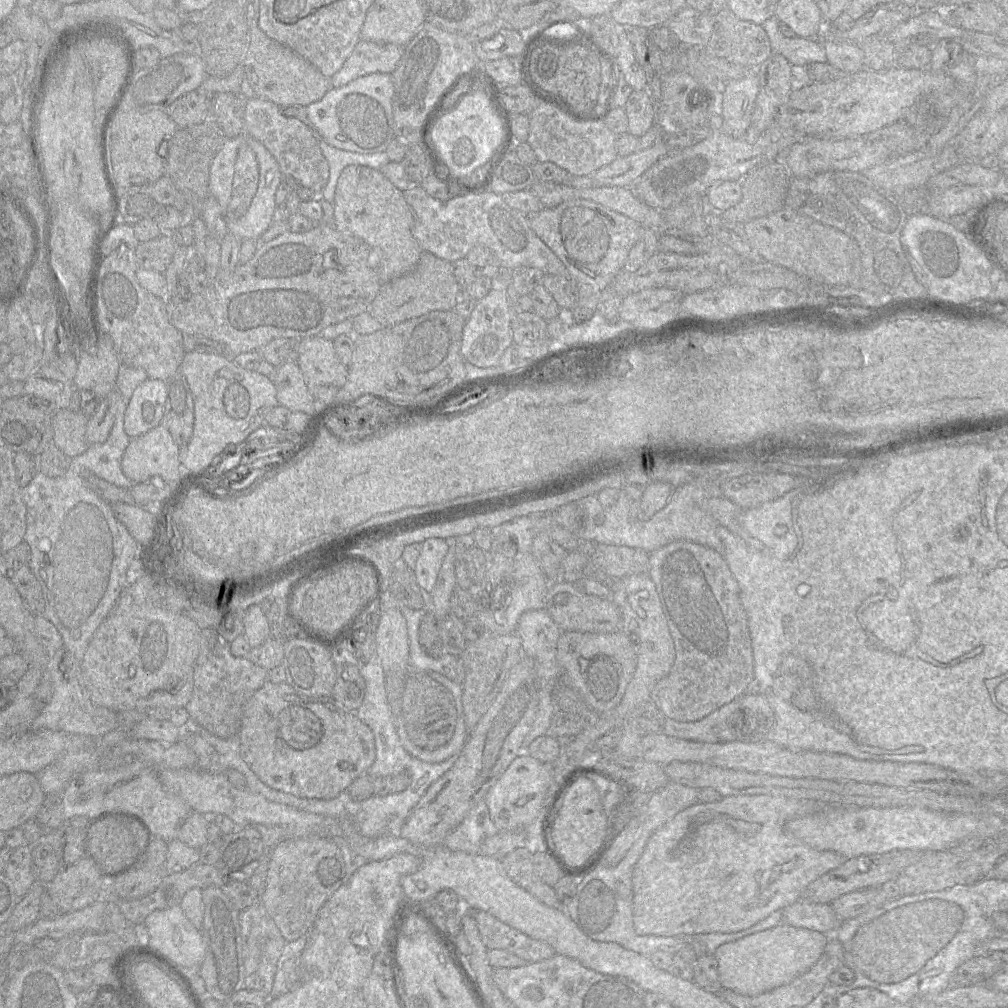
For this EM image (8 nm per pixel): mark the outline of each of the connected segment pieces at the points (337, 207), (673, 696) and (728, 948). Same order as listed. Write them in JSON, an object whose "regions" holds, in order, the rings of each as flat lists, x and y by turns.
{"regions":[[[364,166,344,168,336,185,333,207,335,229,361,239,371,248,368,265,378,274,382,284,409,274,416,268,423,251,412,234,412,210,405,201,403,192,392,185,380,170]],[[686,540,649,553,648,575,655,584,675,648,671,670,655,685,650,700,666,718,701,720,742,696,754,678,748,621,738,584,723,555]],[[783,923,774,928,724,943,714,952,714,957,718,962,718,975,722,989,729,989,745,996,756,996,786,985,816,964,825,950,828,939,829,935,825,933,806,928,796,928]]]}

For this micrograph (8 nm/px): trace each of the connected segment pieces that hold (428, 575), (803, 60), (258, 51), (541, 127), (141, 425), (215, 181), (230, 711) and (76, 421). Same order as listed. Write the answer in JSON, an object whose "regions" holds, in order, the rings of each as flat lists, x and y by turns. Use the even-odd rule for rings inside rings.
{"regions":[[[429,538,422,542,421,552,413,570,419,586,431,593,442,565,450,549,451,541]],[[776,15,761,24,768,35,773,53,783,55,796,69,802,69,811,63,828,61,823,35,787,38,781,32,781,24]],[[258,17,250,18,250,46,244,73,255,95,279,107,303,106,321,100,332,88,330,78,290,48,269,38,259,27]],[[538,103,528,116,529,134,526,142,533,149,538,162,552,162,570,175,591,176,618,157,618,135,611,131,604,121,576,122,545,103]],[[148,378,136,387,124,415,124,430,130,438,161,424,167,395,164,380]],[[244,132,224,139,210,164,208,193,218,201,229,233,241,240,258,240,274,220,275,193,282,180,276,159,262,143]],[[215,629,200,630,192,697,185,706,193,723,214,736,228,739,238,734,247,701,268,680,268,671,246,657,231,654,229,644]],[[68,408,57,410,52,420,52,443,69,458,82,454,89,447,86,440,88,420,89,417]]]}

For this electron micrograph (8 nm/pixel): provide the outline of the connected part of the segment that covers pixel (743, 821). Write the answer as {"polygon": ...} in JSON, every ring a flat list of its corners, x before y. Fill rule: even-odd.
{"polygon":[[739,795,722,797,714,803,698,802,677,813,652,834,634,866,635,932,658,936,738,932,800,900,810,883,846,860,837,852,814,849,784,829,787,821,812,814,823,806,814,800]]}

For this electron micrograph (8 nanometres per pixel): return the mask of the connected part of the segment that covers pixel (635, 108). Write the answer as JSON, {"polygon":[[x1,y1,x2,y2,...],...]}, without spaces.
{"polygon":[[633,90,625,104,628,132,636,137,644,135,655,123,654,101,648,90]]}

